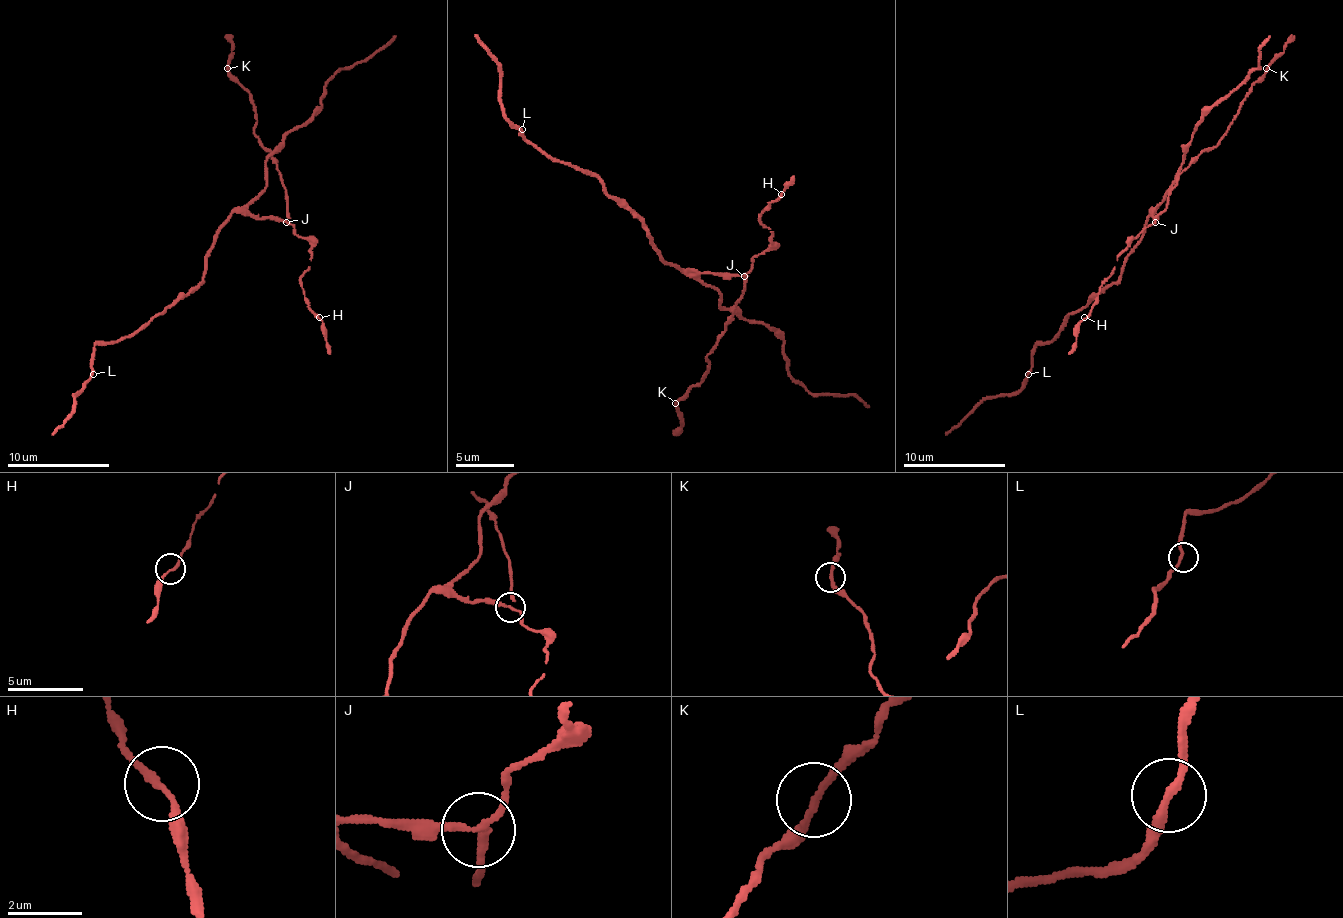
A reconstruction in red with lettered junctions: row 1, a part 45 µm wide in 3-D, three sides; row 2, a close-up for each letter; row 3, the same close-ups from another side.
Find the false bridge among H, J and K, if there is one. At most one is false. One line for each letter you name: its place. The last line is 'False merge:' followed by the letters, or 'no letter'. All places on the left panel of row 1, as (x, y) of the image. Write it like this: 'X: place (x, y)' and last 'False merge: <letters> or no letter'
J: place (286, 222)
False merge: J

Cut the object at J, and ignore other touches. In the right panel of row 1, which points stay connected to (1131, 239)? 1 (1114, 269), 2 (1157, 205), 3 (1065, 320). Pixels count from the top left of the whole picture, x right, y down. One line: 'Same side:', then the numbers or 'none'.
Same side: 1

